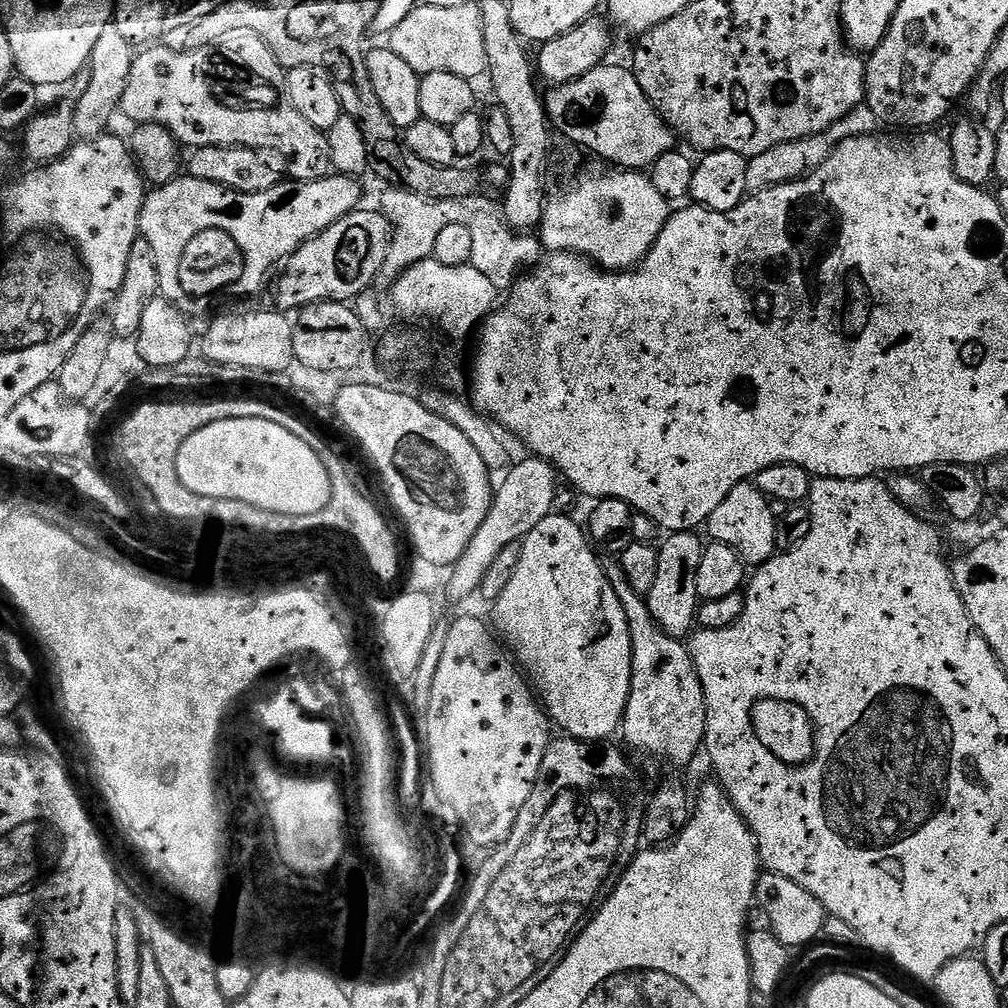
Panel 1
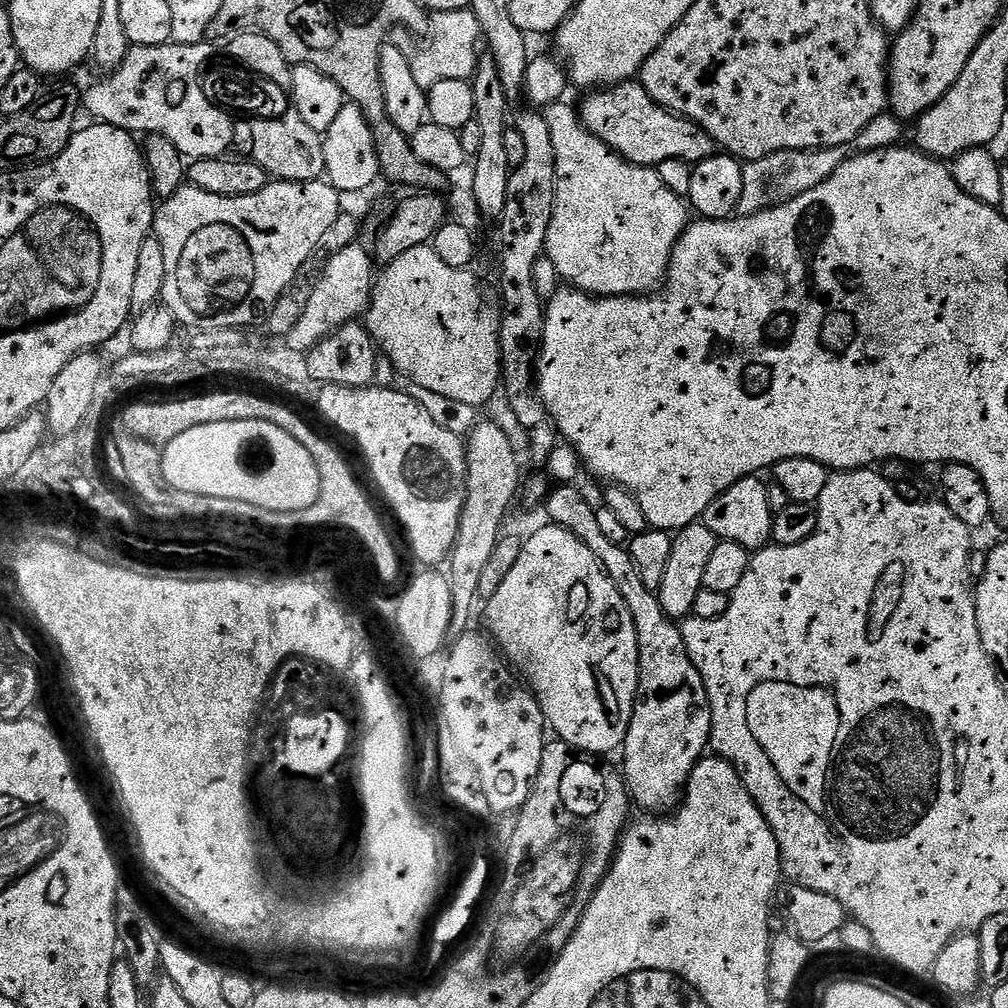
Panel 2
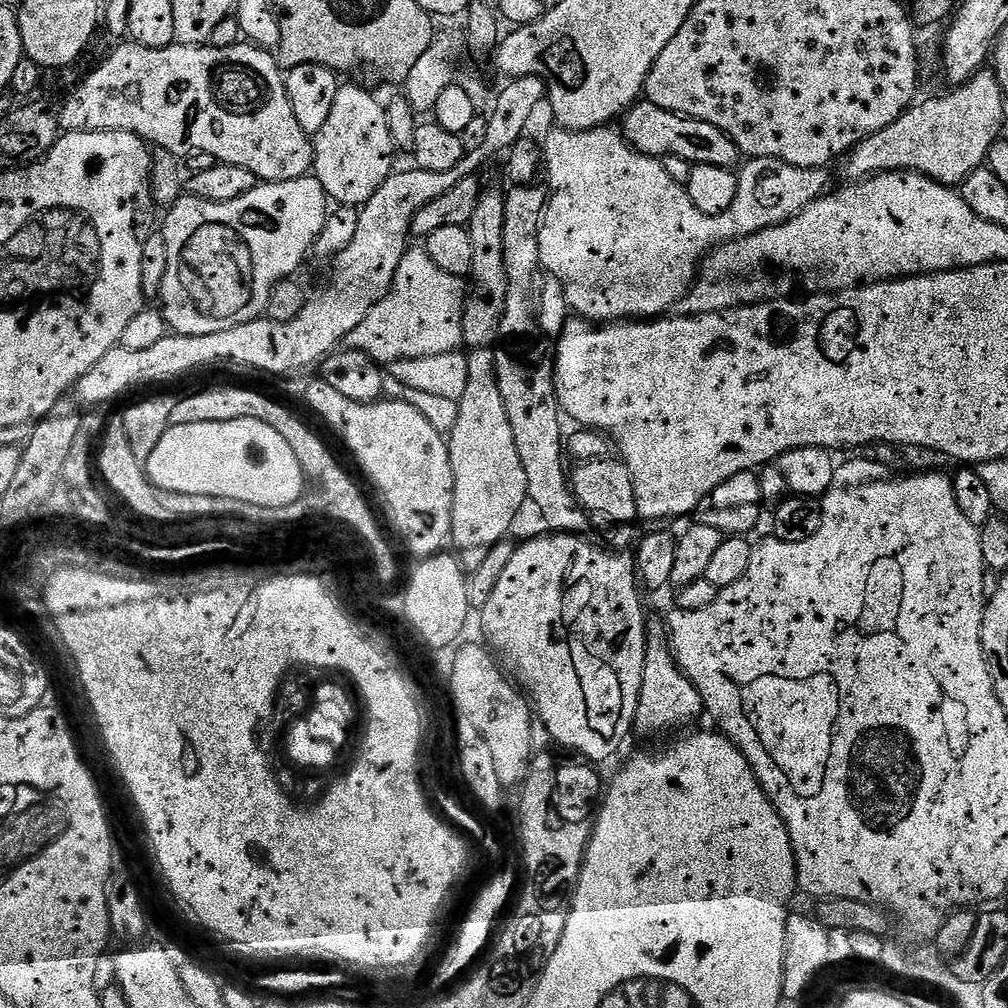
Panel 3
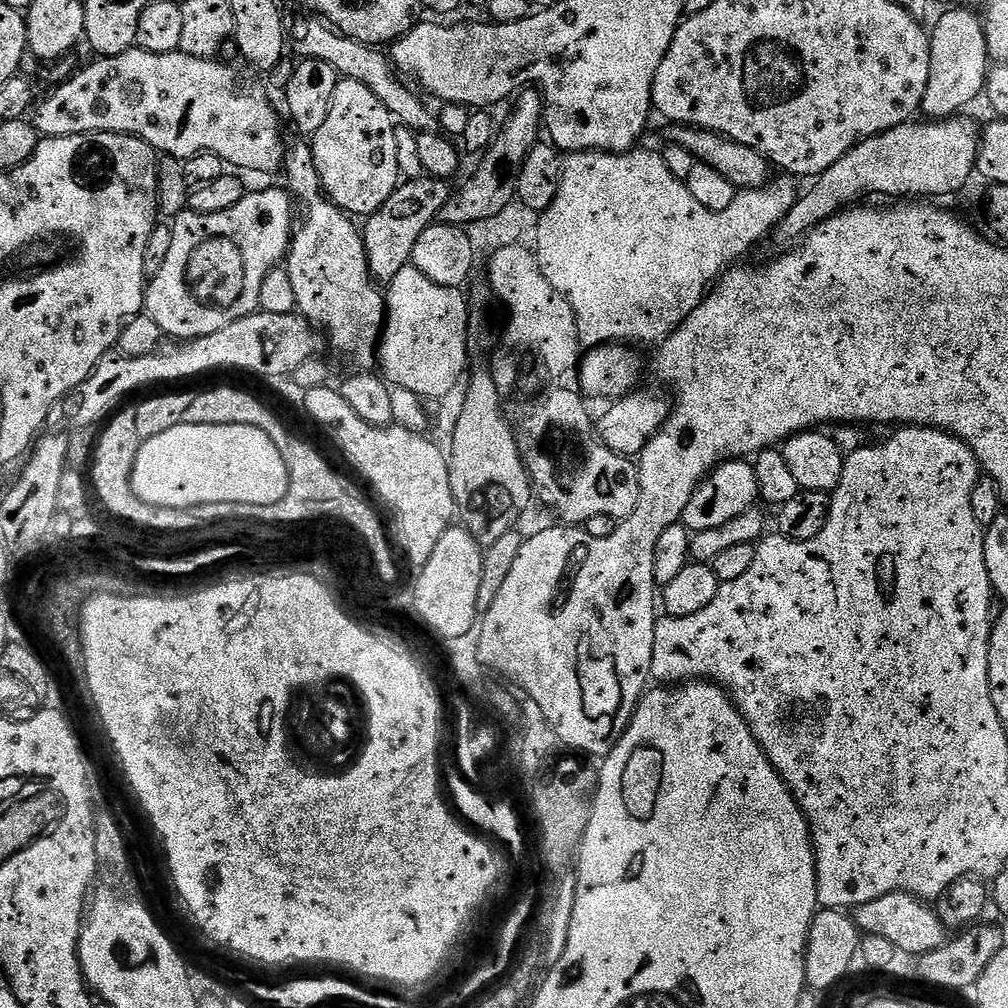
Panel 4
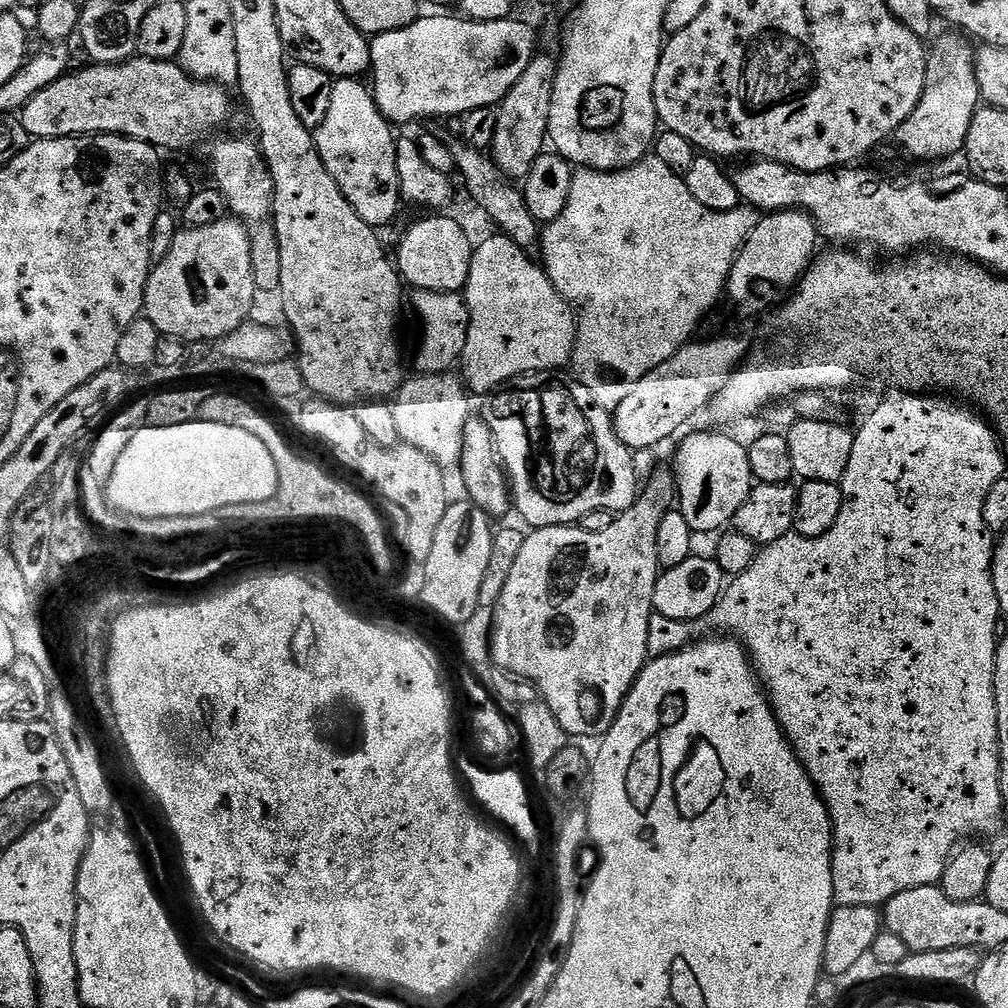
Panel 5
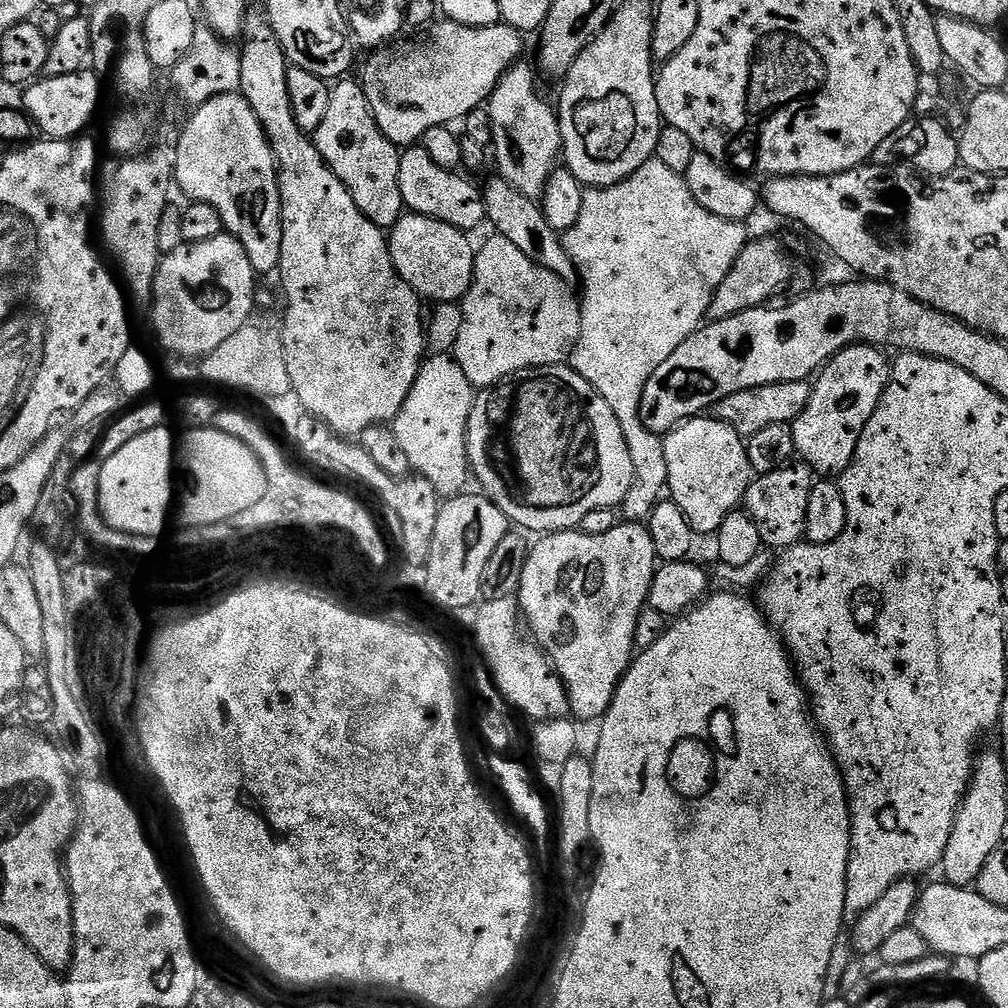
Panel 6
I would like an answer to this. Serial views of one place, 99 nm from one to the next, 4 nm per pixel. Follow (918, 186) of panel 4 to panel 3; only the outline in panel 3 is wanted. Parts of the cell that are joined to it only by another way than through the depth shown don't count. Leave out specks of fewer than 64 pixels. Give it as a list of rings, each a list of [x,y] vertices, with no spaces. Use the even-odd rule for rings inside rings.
[[[992,70],[975,72],[965,84],[953,87],[952,92],[925,104],[913,103],[886,130],[867,136],[861,144],[847,153],[843,161],[849,181],[864,180],[881,172],[917,172],[939,184],[959,186],[970,173],[987,161],[988,151],[1001,139],[1004,128],[1004,96],[1006,89],[1000,85],[1000,77]]]

